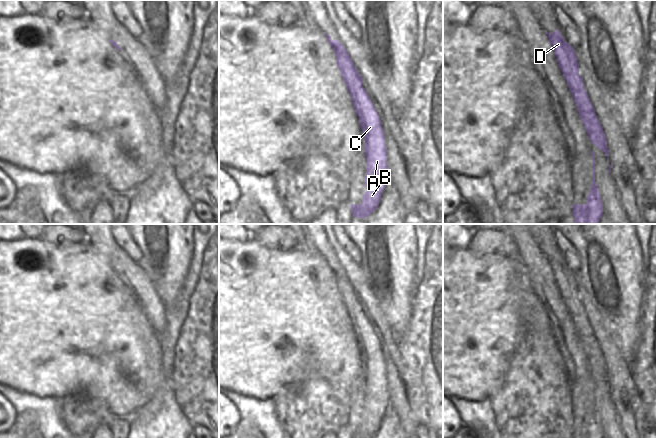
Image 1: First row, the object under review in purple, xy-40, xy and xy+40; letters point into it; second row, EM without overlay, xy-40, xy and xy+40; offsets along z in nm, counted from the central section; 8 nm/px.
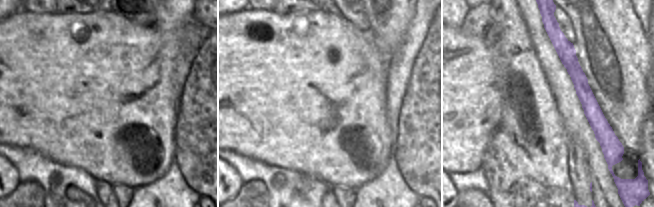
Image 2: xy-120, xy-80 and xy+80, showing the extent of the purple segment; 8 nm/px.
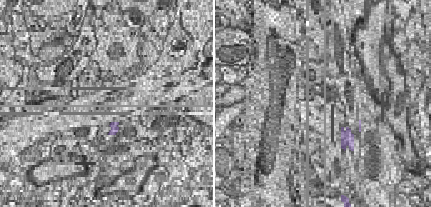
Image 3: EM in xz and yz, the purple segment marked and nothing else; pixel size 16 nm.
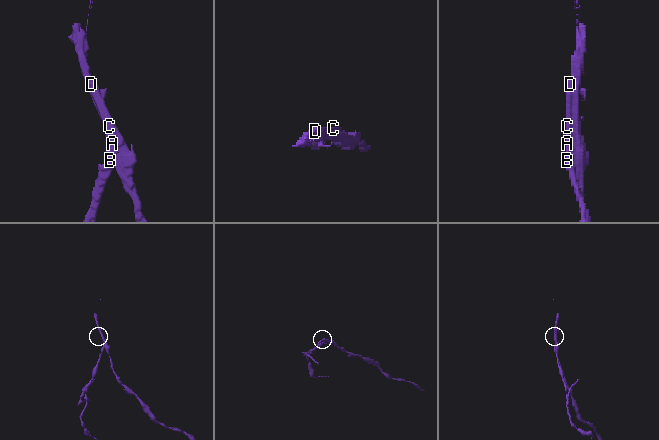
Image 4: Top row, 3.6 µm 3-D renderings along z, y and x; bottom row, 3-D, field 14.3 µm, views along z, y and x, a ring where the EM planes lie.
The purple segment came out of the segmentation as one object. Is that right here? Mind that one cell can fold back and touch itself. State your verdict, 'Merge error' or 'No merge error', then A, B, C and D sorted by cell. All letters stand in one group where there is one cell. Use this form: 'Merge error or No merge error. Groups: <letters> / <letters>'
Merge error. Groups: A B C / D.

